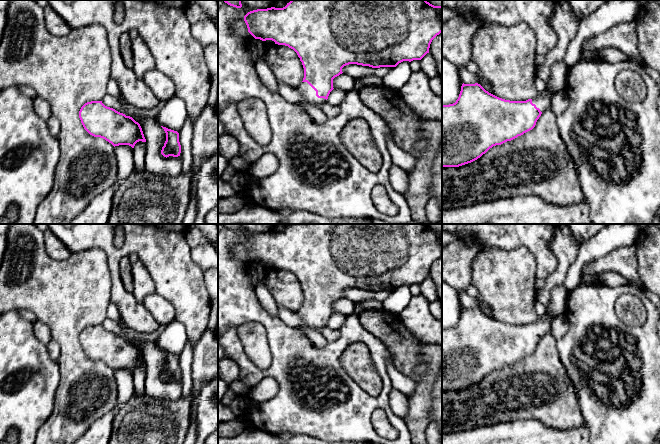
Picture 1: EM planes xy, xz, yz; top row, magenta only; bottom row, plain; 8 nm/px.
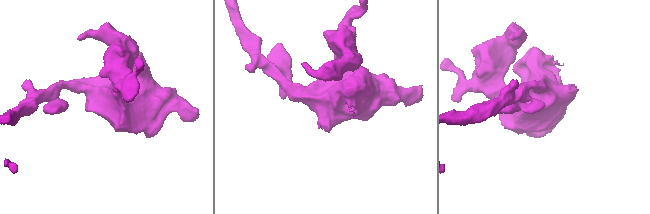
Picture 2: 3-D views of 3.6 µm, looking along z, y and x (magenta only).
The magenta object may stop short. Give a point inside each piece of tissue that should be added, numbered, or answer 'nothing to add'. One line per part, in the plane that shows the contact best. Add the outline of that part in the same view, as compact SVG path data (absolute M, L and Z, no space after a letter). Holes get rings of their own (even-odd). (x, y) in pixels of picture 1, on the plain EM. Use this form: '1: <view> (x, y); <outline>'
1: xz (308, 318); M302 306L297 314L300 317L304 327L308 329L319 331L327 325L324 322L318 322L316 320L316 315L307 306Z

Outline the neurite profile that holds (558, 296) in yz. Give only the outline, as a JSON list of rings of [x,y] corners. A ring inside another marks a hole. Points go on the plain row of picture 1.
[[[561,284],[552,288],[550,292],[550,303],[546,305],[545,317],[556,318],[566,311],[566,302],[569,292],[566,287]]]

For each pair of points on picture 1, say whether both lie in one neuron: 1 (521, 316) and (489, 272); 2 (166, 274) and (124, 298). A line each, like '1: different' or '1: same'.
1: same
2: same

